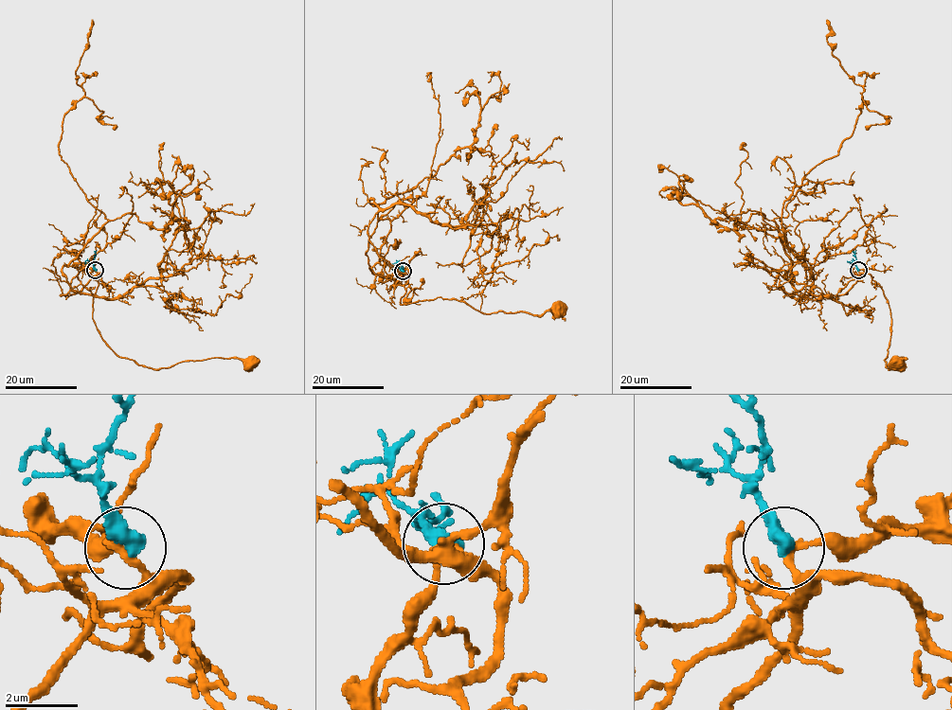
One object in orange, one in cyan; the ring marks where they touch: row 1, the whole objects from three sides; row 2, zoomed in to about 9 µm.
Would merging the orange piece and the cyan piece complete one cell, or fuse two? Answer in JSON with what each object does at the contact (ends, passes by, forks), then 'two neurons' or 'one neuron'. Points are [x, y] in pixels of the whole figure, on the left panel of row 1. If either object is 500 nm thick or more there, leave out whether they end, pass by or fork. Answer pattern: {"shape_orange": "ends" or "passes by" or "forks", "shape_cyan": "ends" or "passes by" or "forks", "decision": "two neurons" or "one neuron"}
{"decision": "one neuron"}

